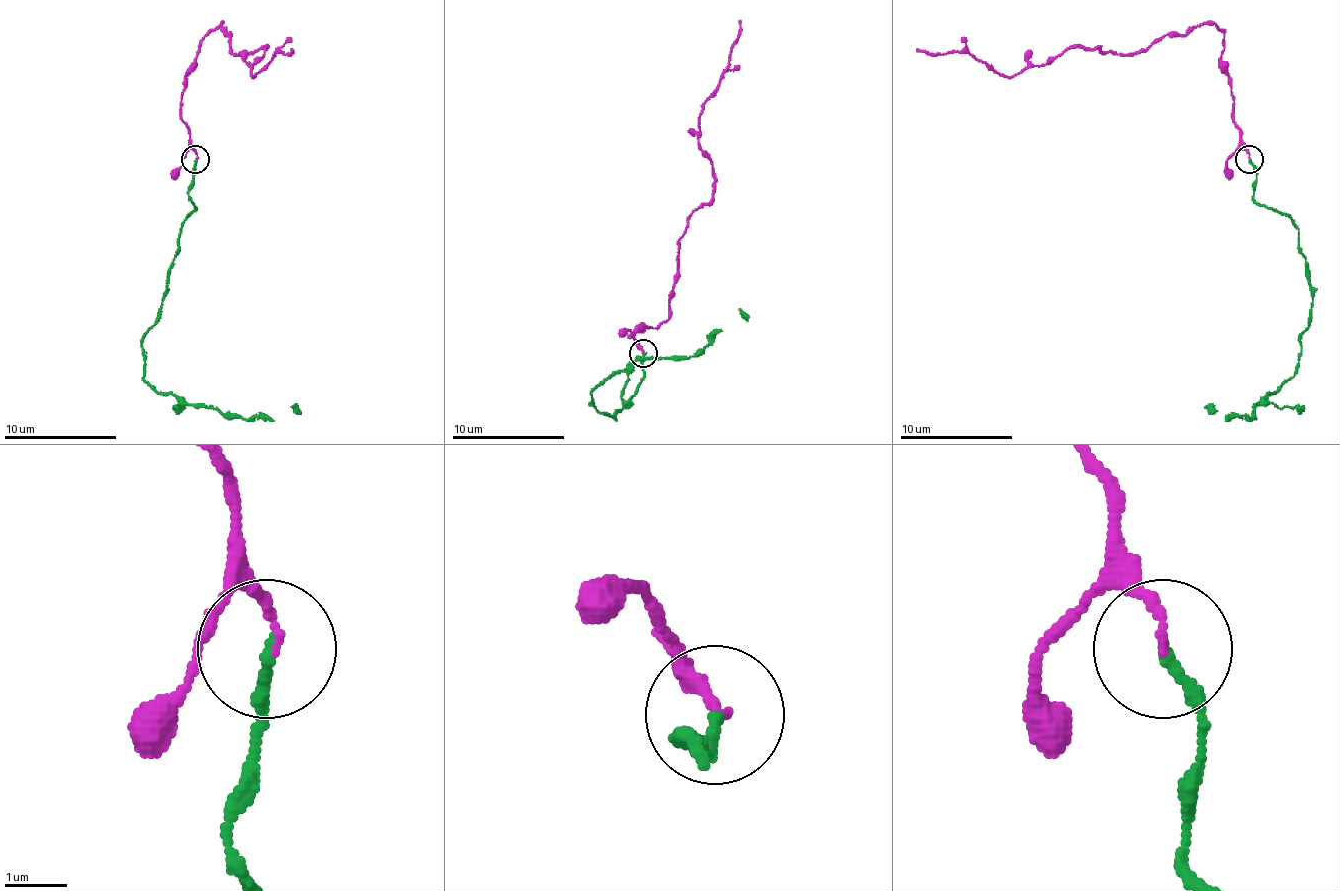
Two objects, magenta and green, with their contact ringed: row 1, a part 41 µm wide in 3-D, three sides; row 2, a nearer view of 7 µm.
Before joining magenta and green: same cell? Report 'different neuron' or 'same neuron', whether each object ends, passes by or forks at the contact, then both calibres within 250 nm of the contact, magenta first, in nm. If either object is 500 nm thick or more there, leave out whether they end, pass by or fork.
same neuron; magenta ends there; green ends there; 130 nm thick on the magenta side, 200 nm on the other

